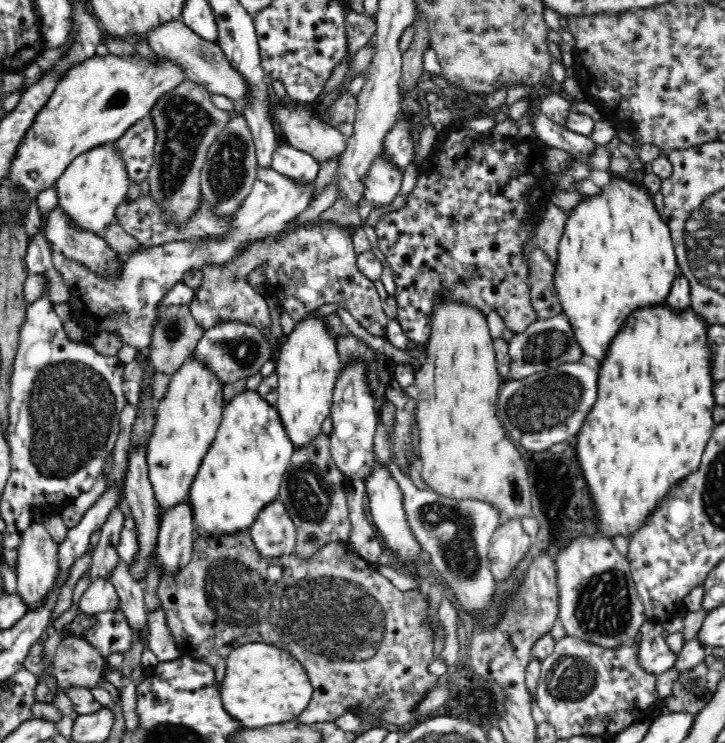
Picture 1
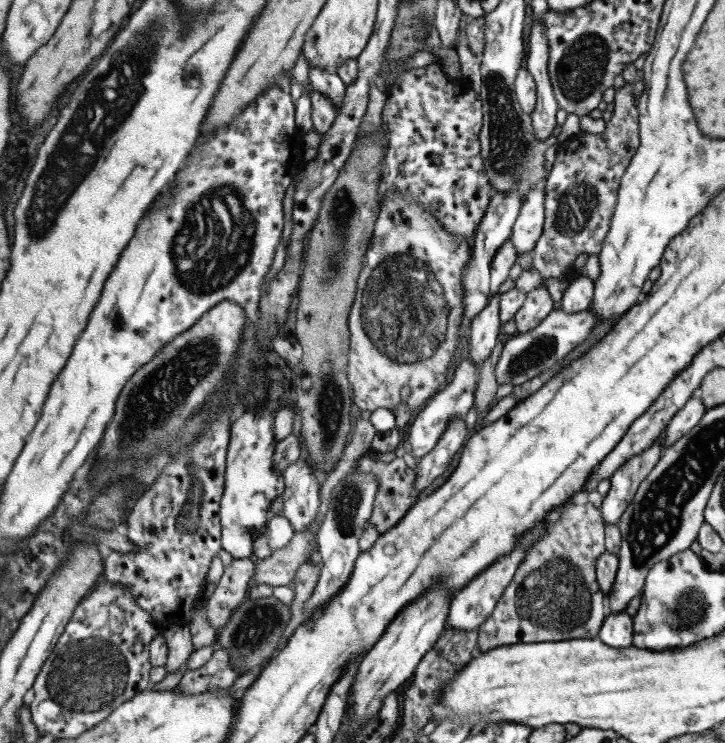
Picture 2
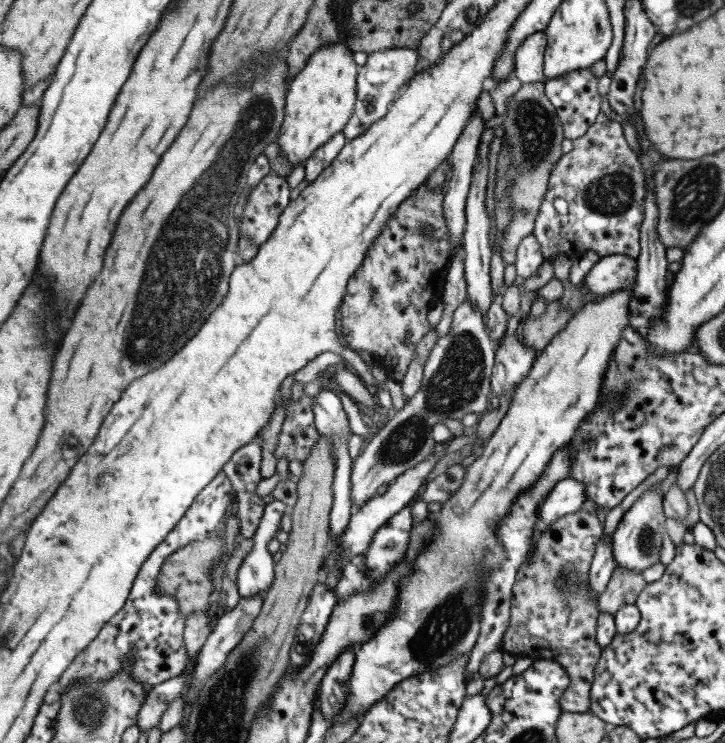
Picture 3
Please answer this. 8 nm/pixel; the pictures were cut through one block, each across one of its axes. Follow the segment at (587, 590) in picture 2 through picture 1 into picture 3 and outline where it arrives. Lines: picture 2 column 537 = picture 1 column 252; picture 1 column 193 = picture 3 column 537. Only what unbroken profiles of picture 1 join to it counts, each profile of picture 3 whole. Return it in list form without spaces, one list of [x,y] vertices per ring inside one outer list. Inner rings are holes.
[[[577,510],[563,515],[551,522],[538,538],[533,558],[522,564],[515,574],[509,610],[509,626],[503,632],[500,651],[511,654],[514,658],[523,656],[535,659],[549,659],[559,663],[567,675],[569,684],[559,696],[559,707],[566,713],[589,711],[589,691],[593,680],[595,663],[600,656],[600,648],[595,642],[596,621],[598,616],[597,598],[587,588],[590,562],[595,552],[596,543],[602,538],[603,526],[595,513]]]

